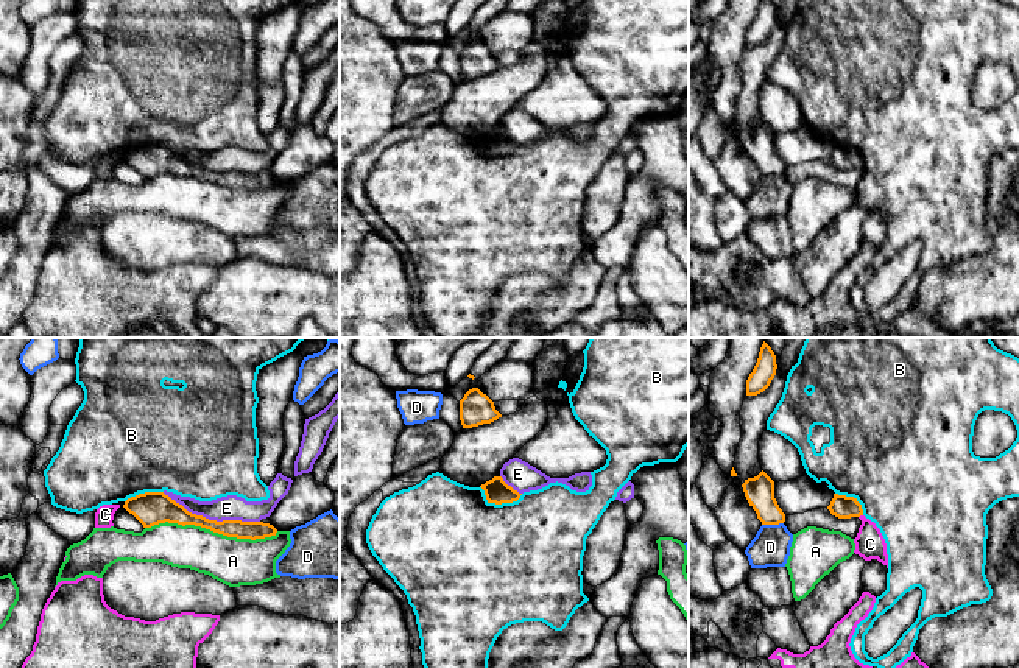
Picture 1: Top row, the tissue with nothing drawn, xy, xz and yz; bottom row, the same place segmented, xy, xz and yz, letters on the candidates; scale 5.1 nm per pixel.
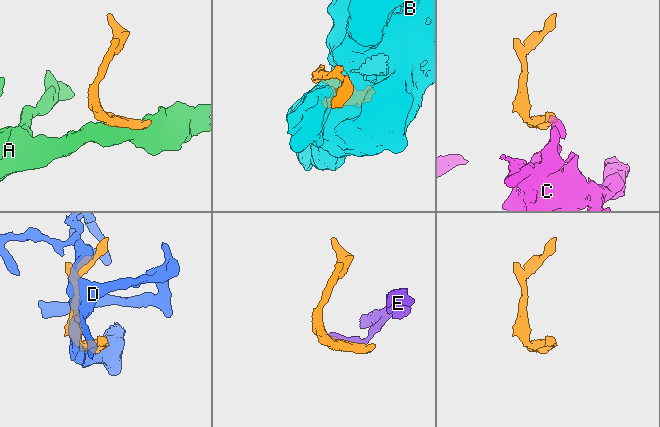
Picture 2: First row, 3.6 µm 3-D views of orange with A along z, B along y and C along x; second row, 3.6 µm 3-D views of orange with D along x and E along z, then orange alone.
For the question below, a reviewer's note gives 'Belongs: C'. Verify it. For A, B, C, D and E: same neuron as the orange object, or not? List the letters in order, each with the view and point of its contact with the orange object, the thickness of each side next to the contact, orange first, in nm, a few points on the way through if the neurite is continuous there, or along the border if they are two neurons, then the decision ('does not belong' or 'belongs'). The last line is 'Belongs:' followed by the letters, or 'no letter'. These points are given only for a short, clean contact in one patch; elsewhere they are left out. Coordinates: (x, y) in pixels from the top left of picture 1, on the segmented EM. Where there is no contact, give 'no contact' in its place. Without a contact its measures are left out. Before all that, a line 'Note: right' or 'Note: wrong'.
Note: wrong
A: meets orange in xy at (212, 530); 120 nm thick on the orange side, 240 nm on the other; does not belong
B: meets orange in xz at (499, 503); 120 nm thick on the orange side, 500 nm on the other; does not belong
C: meets orange in yz at (860, 514); 120 nm thick on the orange side, 160 nm on the other; border along yz (862, 514), (859, 517); does not belong
D: meets orange in yz at (772, 523); 160 nm thick on the orange side, 200 nm on the other; does not belong
E: meets orange in xy at (211, 520); 130 nm thick on the orange side, 130 nm on the other; does not belong
Belongs: no letter

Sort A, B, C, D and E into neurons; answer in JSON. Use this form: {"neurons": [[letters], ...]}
{"neurons": [["A"], ["B"], ["C"], ["D"], ["E"]]}

